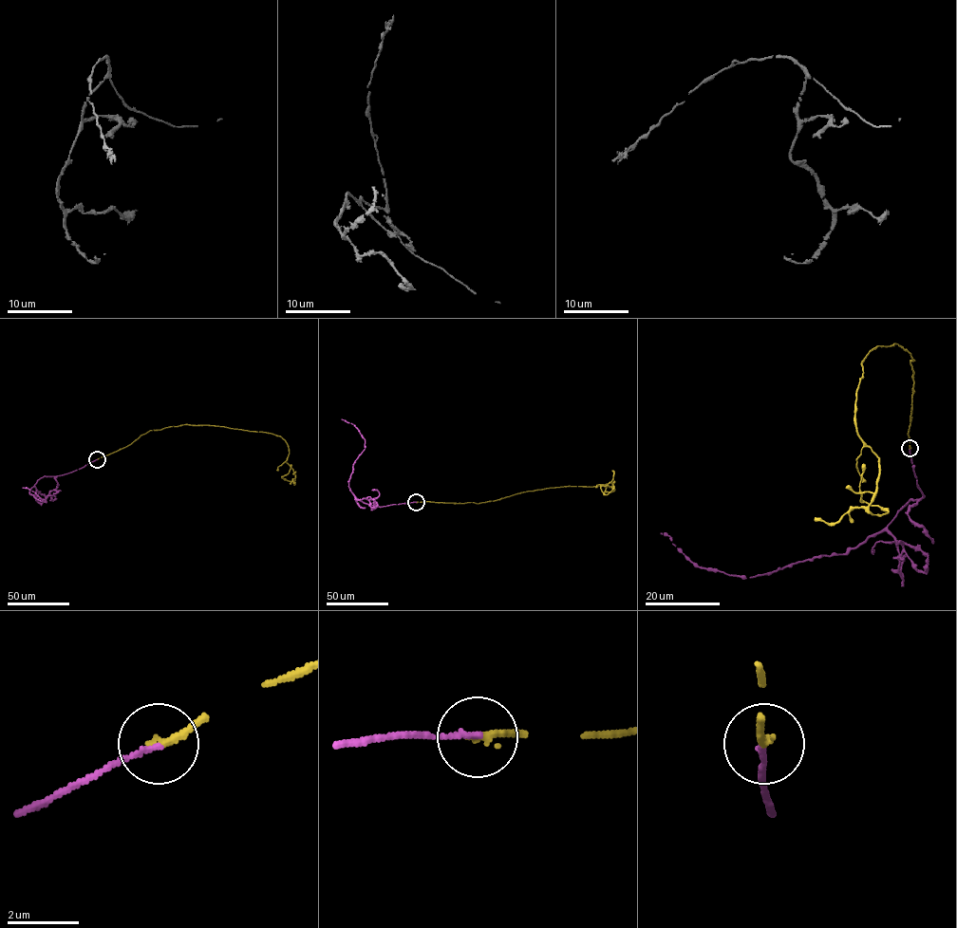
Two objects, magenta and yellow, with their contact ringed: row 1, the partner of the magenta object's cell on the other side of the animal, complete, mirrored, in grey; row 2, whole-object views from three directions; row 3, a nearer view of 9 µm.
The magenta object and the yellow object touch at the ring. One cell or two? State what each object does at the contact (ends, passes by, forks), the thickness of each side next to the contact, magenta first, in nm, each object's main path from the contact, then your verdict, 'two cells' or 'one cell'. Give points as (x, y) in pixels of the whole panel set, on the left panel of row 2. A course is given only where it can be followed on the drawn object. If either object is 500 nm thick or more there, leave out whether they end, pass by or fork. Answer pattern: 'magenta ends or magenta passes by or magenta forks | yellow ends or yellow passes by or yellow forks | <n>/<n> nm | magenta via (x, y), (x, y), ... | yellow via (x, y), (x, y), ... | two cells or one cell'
magenta ends | yellow ends | 130/200 nm | magenta via (97, 459), (66, 473), (38, 479), (29, 493), (46, 502), (35, 492), (23, 488) | yellow via (97, 459), (150, 431), (187, 424), (280, 436), (292, 481), (281, 477), (290, 464) | one cell

